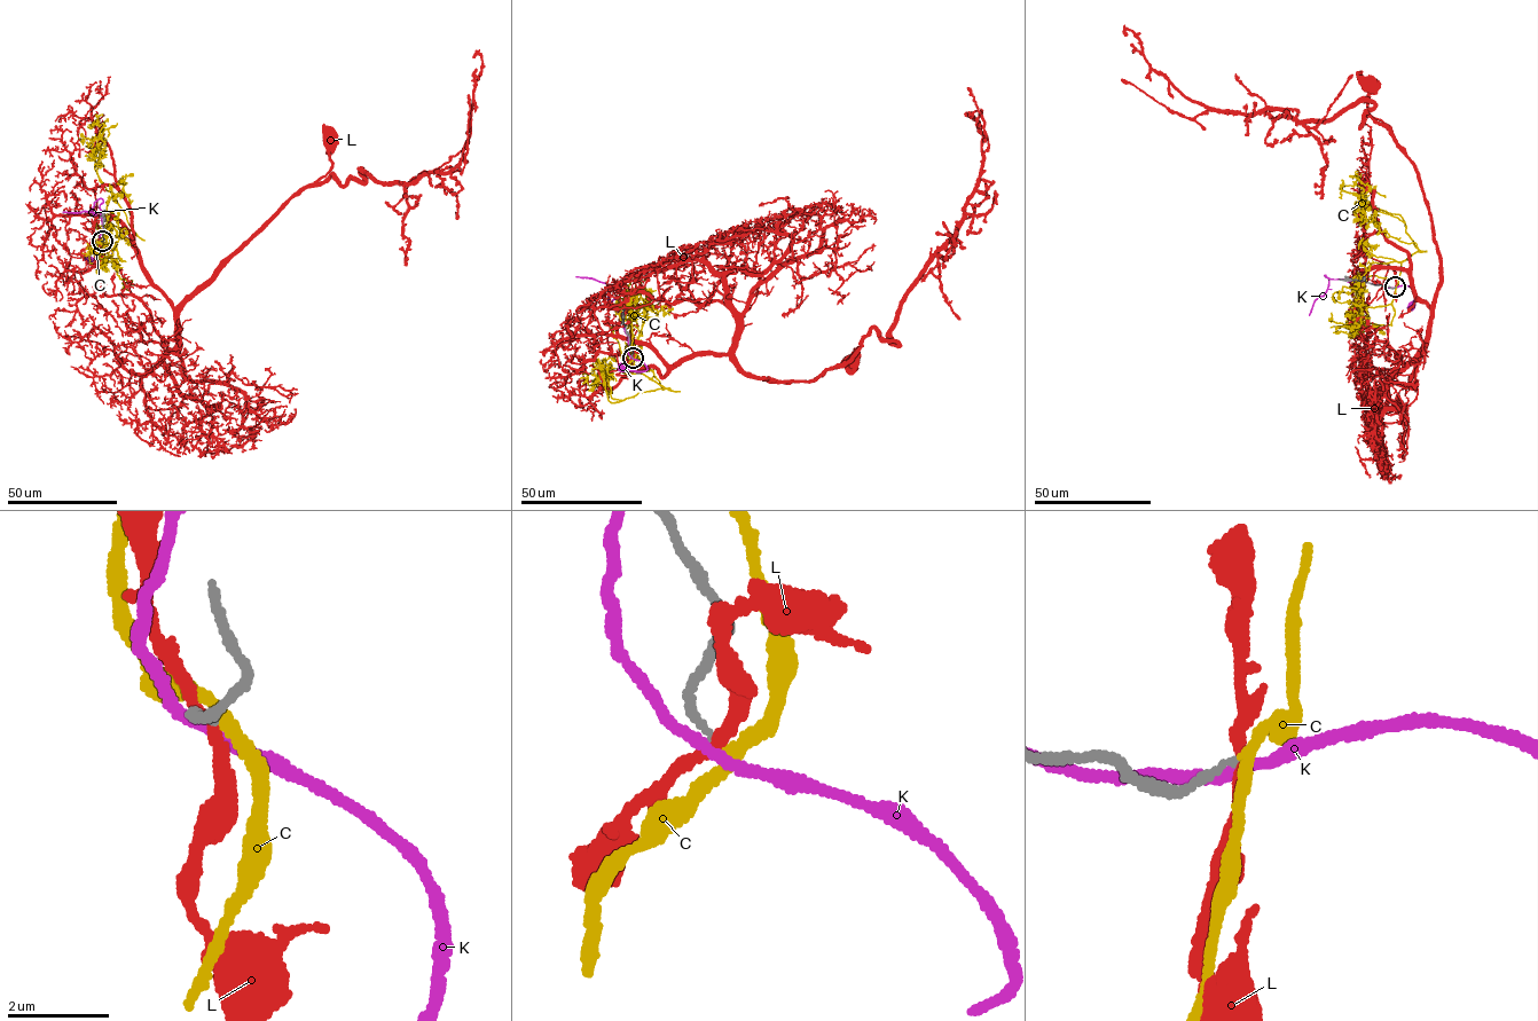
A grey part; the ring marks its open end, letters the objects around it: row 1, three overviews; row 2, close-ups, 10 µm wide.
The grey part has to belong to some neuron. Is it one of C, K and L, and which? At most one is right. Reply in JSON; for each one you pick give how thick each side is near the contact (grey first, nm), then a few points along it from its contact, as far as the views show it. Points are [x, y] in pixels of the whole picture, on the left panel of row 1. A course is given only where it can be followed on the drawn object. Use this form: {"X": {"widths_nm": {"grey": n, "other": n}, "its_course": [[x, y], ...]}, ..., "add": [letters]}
{"C": {"widths_nm": {"grey": 150, "other": 220}, "its_course": [[103, 241], [99, 236], [101, 226], [133, 229], [95, 170], [97, 140], [103, 124], [94, 124], [102, 116]]}, "add": ["C"]}

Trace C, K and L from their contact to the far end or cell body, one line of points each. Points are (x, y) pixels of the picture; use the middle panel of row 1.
C: (633, 358), (627, 372), (643, 374), (665, 389), (609, 400), (604, 360), (594, 379), (601, 385)
K: (632, 358), (646, 369), (622, 368)
L: (633, 358), (621, 368), (611, 352), (662, 377), (722, 353), (784, 382), (858, 347), (852, 361)

